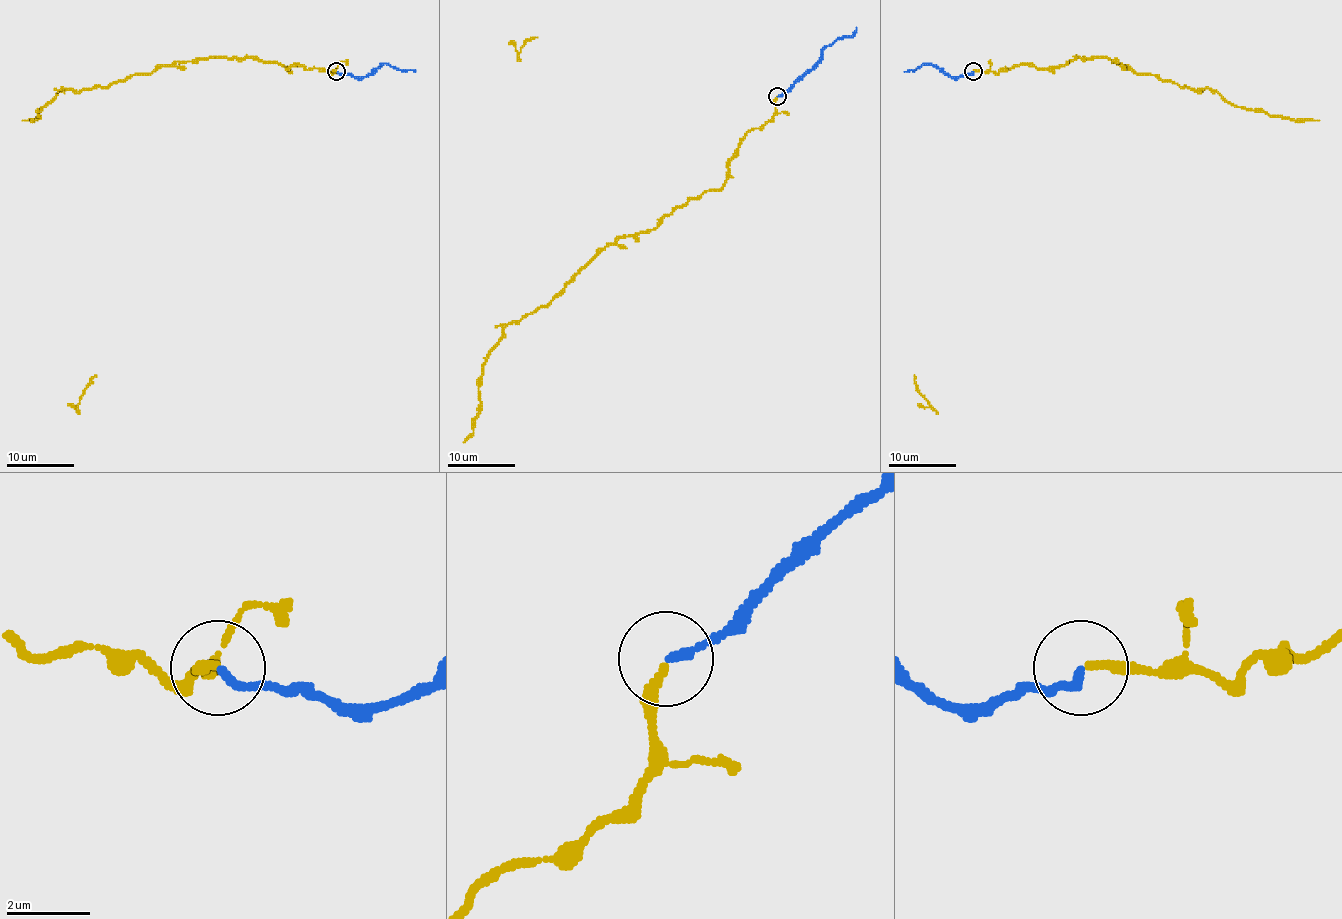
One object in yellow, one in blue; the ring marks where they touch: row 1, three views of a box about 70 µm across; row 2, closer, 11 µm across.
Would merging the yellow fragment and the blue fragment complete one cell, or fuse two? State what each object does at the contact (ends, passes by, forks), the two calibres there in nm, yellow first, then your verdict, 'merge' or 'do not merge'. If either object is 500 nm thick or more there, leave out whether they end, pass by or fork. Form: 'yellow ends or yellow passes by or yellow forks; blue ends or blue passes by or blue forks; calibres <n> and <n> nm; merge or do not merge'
yellow ends; blue ends; calibres 240 and 200 nm; merge

